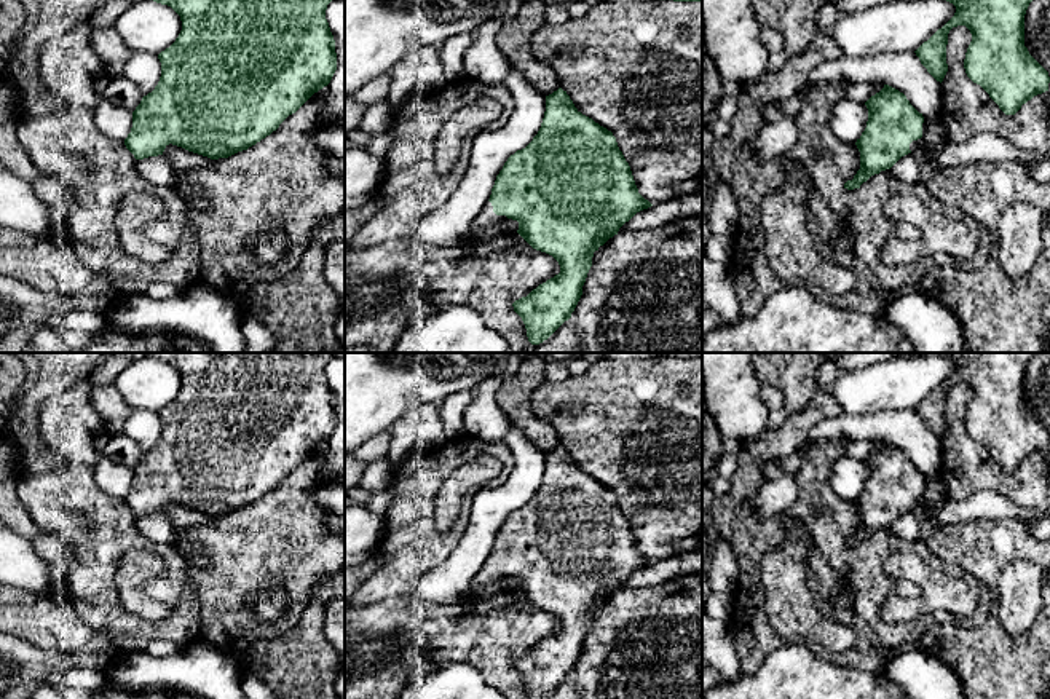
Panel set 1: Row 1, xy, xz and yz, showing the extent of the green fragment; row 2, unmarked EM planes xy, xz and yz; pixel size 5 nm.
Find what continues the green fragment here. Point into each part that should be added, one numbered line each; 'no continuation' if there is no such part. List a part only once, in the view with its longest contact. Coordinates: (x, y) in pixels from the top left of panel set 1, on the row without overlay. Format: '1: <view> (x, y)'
1: xz (485, 583)

